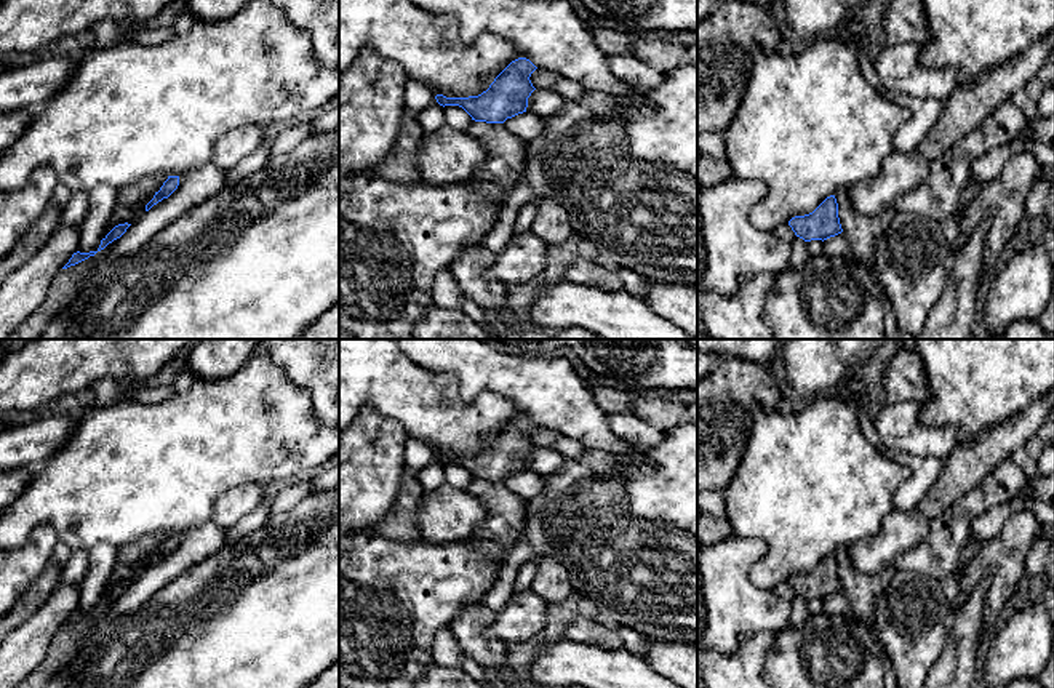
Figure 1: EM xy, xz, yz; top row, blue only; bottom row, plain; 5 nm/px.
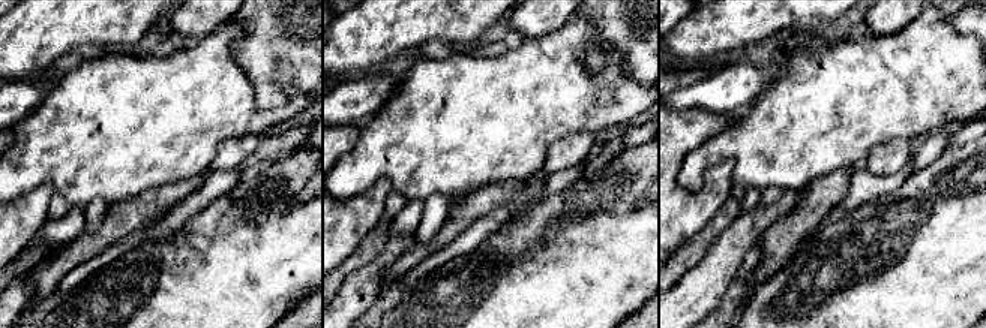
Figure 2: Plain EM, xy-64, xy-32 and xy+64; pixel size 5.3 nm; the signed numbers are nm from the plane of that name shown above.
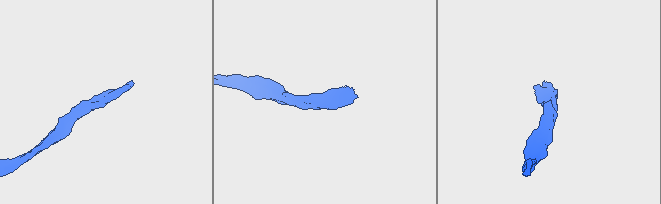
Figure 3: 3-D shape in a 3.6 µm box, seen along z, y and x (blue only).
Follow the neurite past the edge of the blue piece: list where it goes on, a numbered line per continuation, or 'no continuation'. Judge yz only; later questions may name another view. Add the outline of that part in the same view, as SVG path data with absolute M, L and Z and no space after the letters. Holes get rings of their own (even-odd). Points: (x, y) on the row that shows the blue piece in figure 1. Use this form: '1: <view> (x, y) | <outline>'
no continuation

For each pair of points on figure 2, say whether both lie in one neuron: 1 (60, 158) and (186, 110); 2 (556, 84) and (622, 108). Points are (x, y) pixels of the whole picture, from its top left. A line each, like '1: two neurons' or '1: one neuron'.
1: one neuron
2: one neuron

